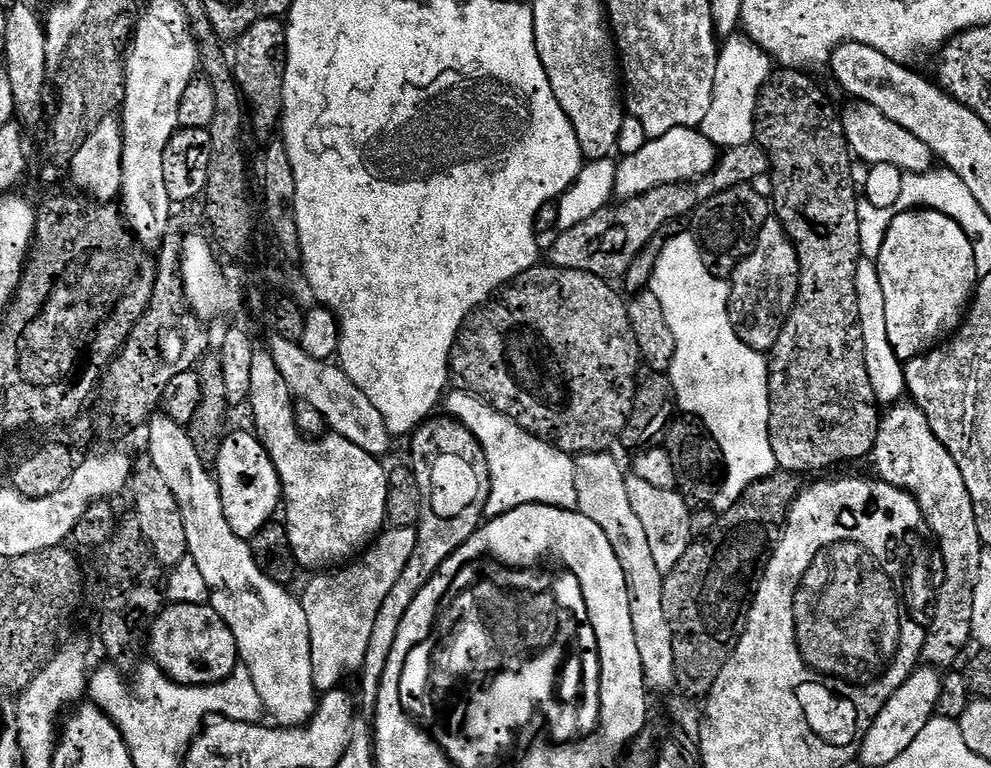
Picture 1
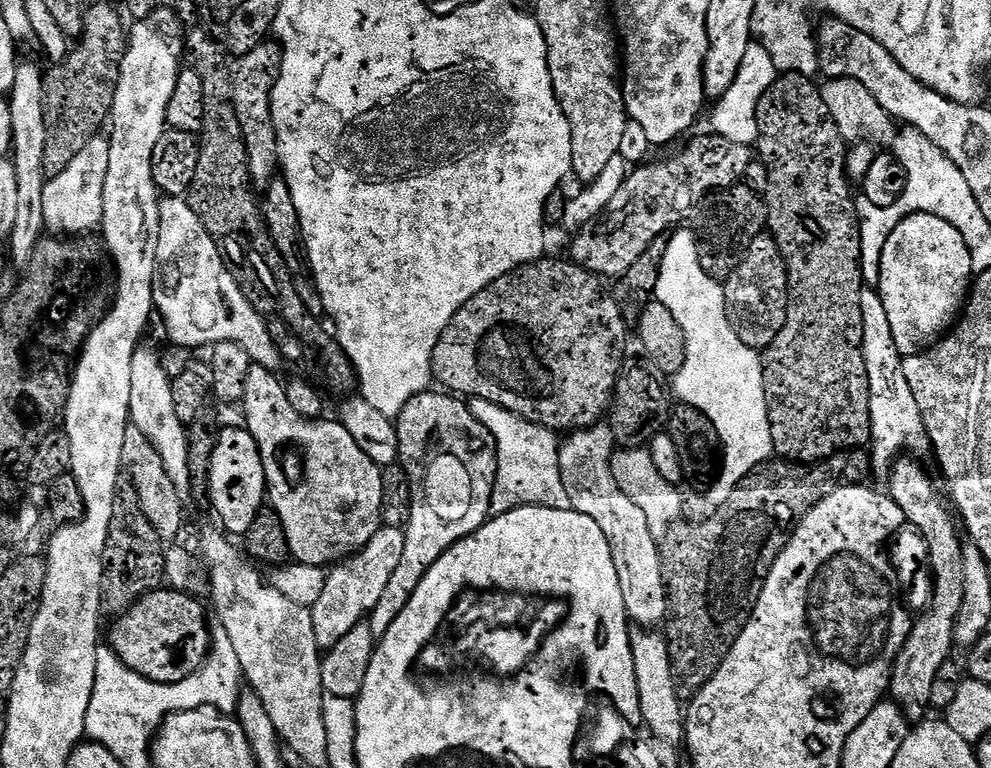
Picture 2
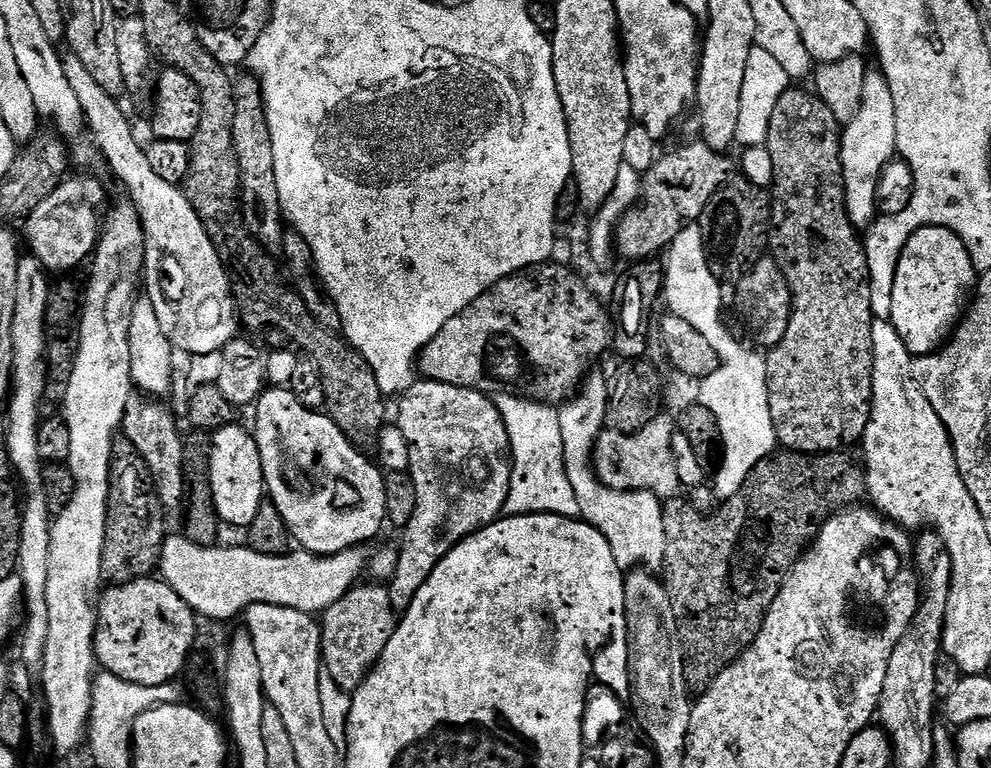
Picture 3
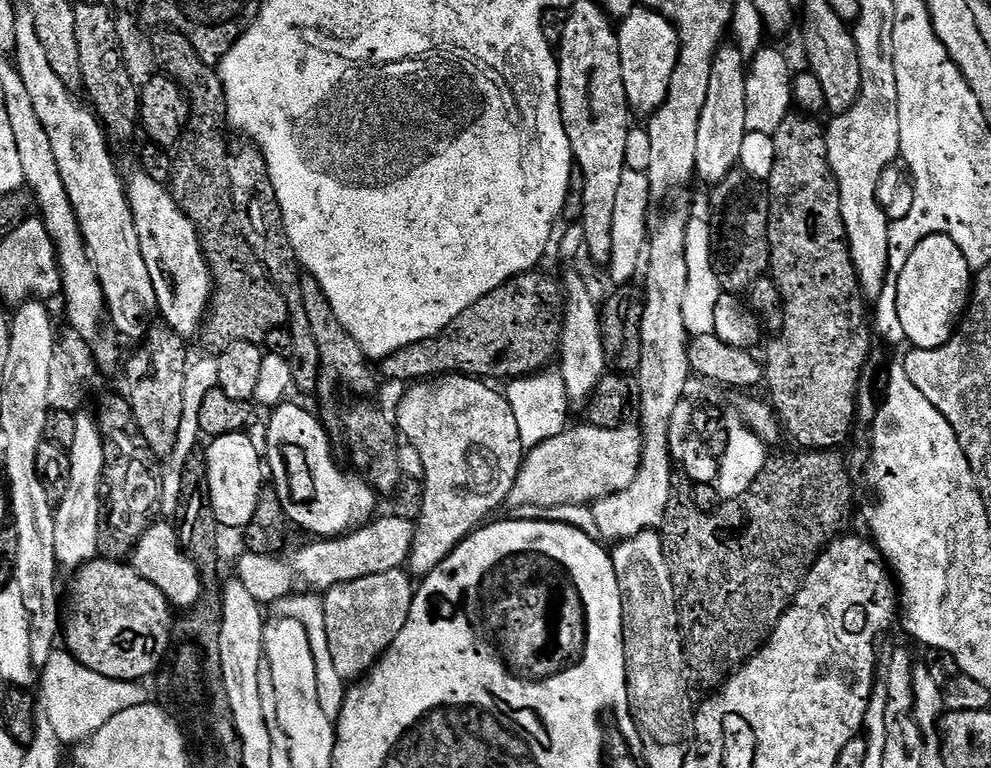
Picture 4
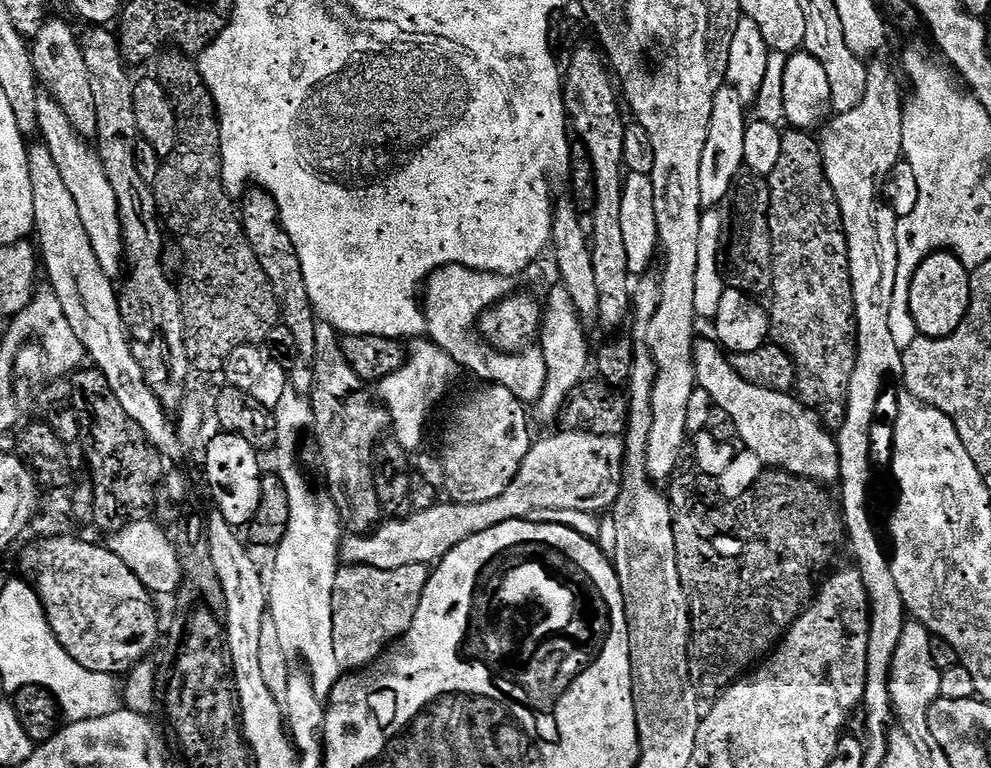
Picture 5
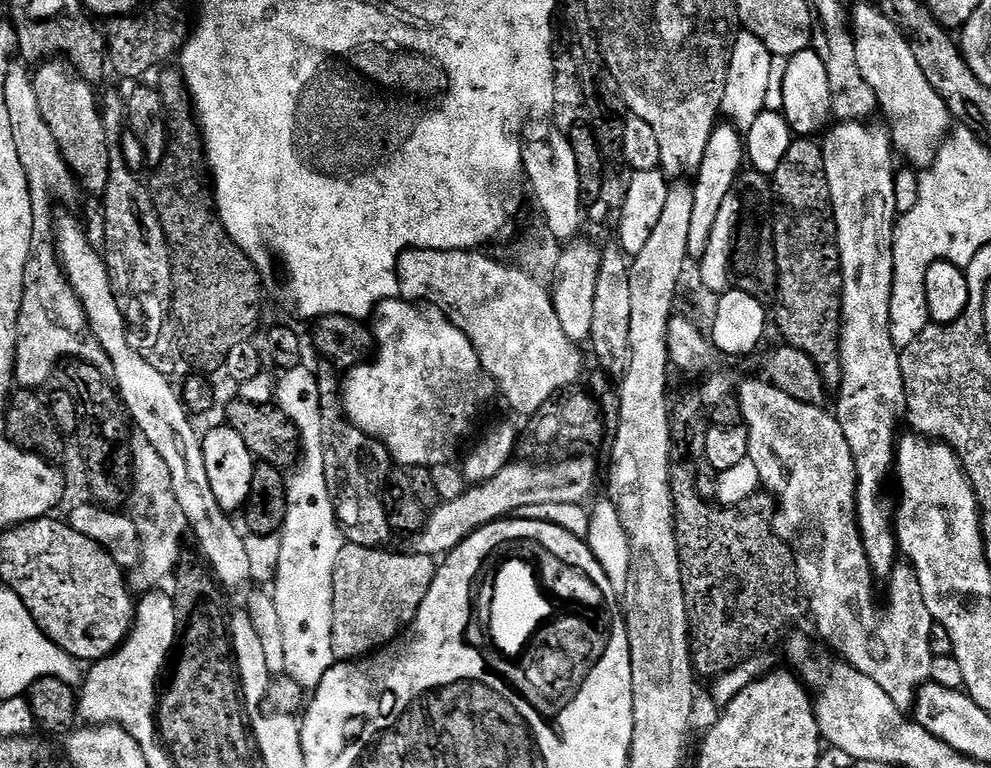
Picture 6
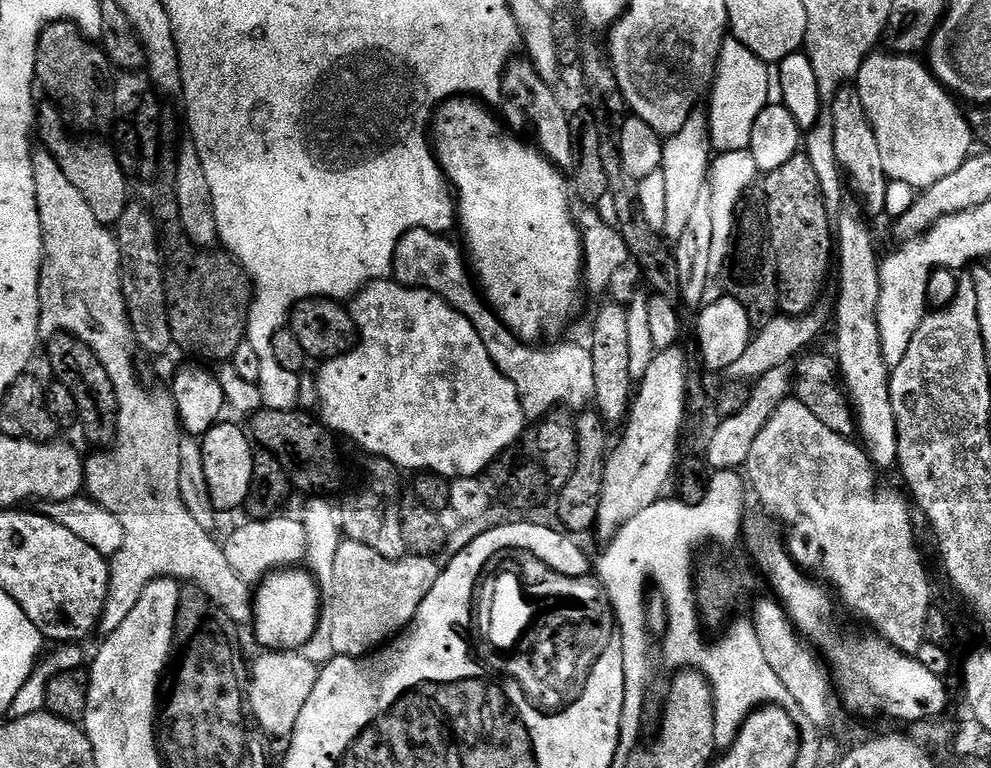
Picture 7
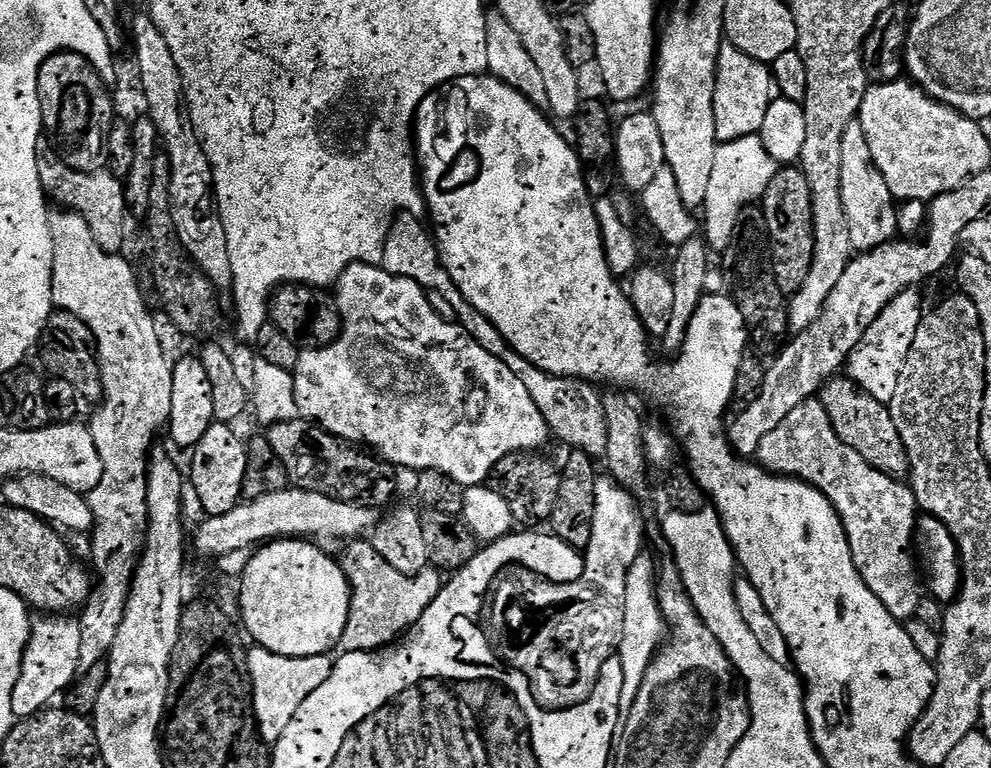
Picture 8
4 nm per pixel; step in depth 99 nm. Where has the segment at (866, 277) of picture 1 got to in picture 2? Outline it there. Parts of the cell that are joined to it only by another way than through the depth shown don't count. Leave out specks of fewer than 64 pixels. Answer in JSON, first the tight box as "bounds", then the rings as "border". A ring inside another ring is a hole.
{"bounds":[862,290,930,477],"border":[[[866,290],[862,294],[862,326],[864,357],[870,382],[872,471],[877,477],[887,477],[897,457],[904,453],[920,454],[916,452],[929,451],[930,441],[924,425],[924,415],[920,413],[914,398],[914,390],[910,390],[910,382],[906,382],[904,357],[896,348],[894,334],[890,334],[890,318],[886,318],[886,306],[882,306],[879,291]]]}

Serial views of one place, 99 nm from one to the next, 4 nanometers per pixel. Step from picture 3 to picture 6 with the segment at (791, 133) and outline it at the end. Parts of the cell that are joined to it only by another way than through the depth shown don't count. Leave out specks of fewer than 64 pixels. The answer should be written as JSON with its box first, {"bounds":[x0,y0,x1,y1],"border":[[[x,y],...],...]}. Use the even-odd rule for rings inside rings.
{"bounds":[772,138,844,390],"border":[[[812,138],[793,139],[775,172],[774,188],[775,184],[777,208],[772,237],[778,262],[778,282],[774,324],[776,320],[787,347],[802,350],[802,354],[815,362],[825,389],[836,390],[844,373],[840,368],[840,311],[844,283],[823,147]]]}

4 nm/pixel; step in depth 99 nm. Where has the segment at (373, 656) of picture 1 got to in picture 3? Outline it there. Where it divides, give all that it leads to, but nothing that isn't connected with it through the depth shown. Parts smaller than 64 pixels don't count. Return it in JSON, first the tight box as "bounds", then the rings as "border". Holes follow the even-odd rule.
{"bounds":[386,378,512,610],"border":[[[420,378],[403,393],[401,400],[404,401],[400,404],[395,423],[402,430],[402,438],[406,438],[406,446],[410,446],[408,472],[416,509],[403,525],[404,541],[398,544],[398,566],[386,587],[392,605],[397,610],[406,610],[445,554],[503,513],[512,477],[512,447],[506,422],[502,422],[502,414],[491,395]],[[434,456],[452,460],[458,468],[454,516],[464,518],[458,522],[458,530],[454,524],[444,532],[432,532],[430,514],[424,514],[424,476],[418,480],[418,472],[422,474],[426,470],[432,476]]]}

